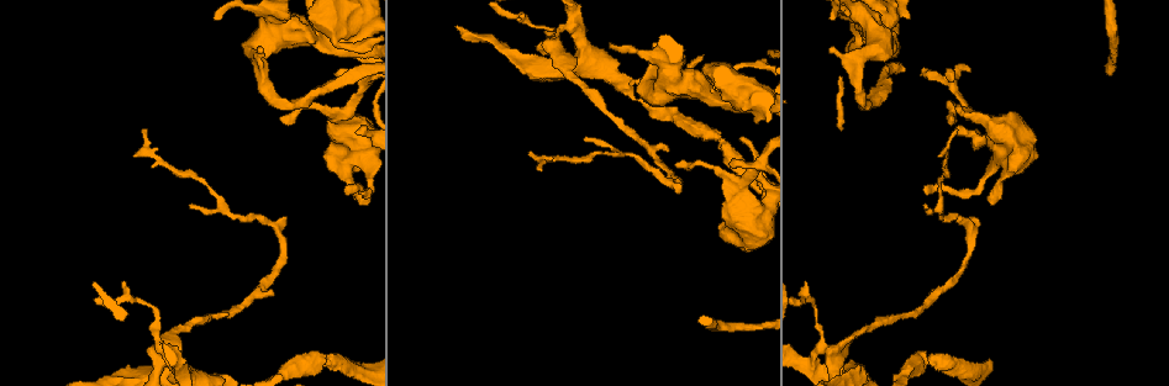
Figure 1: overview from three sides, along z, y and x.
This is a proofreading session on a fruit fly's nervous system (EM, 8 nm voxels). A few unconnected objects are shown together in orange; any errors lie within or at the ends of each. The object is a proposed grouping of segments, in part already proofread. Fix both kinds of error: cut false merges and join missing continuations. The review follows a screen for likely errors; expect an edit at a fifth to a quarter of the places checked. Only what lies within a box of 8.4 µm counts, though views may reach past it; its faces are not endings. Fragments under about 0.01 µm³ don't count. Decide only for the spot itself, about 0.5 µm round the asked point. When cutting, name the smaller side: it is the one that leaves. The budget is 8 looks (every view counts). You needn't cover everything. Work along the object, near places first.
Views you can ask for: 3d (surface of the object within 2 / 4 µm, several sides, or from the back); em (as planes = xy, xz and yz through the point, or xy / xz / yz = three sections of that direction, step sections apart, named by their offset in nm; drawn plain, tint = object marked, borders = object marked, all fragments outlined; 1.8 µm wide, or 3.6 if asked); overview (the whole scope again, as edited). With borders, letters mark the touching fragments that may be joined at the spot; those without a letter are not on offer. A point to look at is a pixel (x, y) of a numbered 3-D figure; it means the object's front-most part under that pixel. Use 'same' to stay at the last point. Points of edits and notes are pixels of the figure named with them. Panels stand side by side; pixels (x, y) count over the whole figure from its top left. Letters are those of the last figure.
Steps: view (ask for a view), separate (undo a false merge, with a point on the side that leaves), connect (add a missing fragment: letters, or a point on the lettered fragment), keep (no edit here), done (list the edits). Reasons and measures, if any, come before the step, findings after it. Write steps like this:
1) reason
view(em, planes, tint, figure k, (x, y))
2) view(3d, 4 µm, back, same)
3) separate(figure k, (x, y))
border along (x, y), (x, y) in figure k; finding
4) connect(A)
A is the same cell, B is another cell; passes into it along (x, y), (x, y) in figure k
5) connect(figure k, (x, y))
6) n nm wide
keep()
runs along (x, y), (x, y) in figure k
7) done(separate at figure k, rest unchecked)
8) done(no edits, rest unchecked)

narrows sharply
view(em, planes, tint, figure 1, (928, 359))

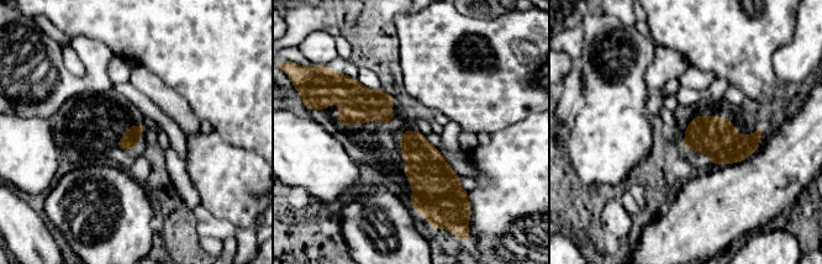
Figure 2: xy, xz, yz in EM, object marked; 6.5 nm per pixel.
see the neighbours
view(em, planes, borders, same)

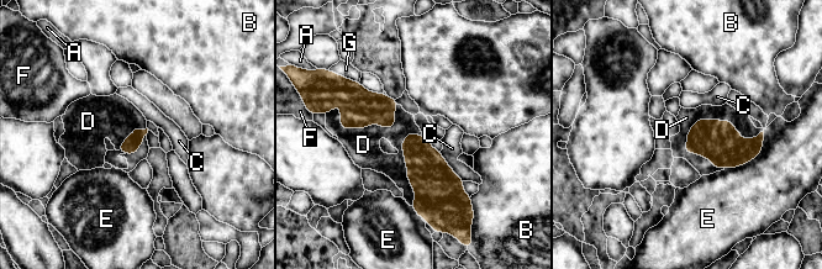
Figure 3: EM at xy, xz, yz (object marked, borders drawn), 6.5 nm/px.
connect(D)
D is the same cell, A, B, C, E, F and G are other cells; passes into it along (715, 140), (717, 120), (686, 117) in figure 3; it goes on there

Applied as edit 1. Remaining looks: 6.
an open end
view(em, planes, borders, figure 1, (830, 17))

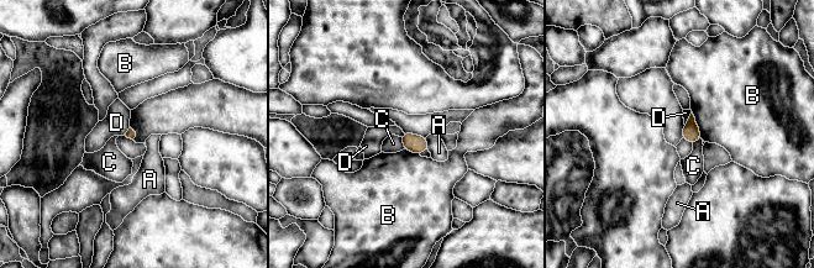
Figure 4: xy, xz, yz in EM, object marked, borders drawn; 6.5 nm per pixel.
B touches over 200 nm
keep()
A, B, C and D are other cells; border along (403, 132), (400, 136) in figure 4; no lettered fragment goes on from it

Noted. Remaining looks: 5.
done(connect at figure 3, rest unchecked)

